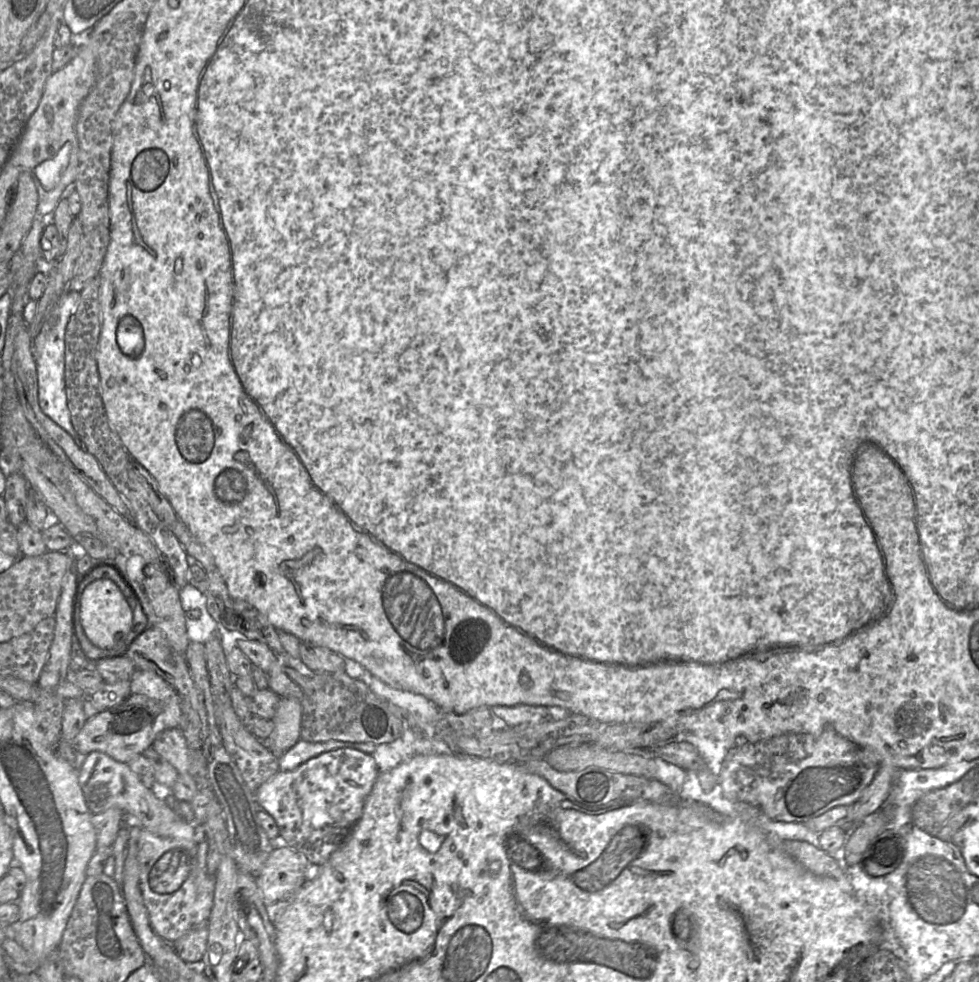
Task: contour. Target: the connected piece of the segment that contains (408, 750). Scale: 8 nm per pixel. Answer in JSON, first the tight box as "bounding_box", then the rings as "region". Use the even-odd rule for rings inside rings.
{"bounding_box":[371,722,451,774],"region":[[[404,722],[403,735],[389,743],[381,743],[371,754],[378,766],[379,774],[420,755],[450,754],[451,748],[439,738],[428,738]]]}

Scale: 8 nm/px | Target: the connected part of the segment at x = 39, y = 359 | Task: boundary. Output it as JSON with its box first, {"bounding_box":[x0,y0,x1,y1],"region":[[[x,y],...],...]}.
{"bounding_box":[31,291,80,437],"region":[[[68,291],[63,294],[57,304],[52,307],[49,317],[43,323],[38,335],[33,338],[31,353],[36,363],[38,404],[41,411],[63,428],[72,437],[74,432],[70,412],[67,405],[64,379],[64,345],[65,331],[68,321],[74,314],[80,301],[80,293]]]}

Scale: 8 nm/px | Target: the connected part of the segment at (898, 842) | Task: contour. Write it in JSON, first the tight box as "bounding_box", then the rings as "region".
{"bounding_box":[861,829,906,877],"region":[[[894,829],[879,834],[864,853],[861,866],[872,877],[893,872],[902,862],[906,851],[904,836]]]}

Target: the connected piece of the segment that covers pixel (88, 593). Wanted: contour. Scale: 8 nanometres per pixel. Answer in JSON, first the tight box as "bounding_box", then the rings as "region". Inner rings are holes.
{"bounding_box":[80,578,133,649],"region":[[[98,578],[83,591],[80,601],[80,618],[85,634],[100,648],[110,649],[129,633],[133,612],[119,584],[108,578]]]}

